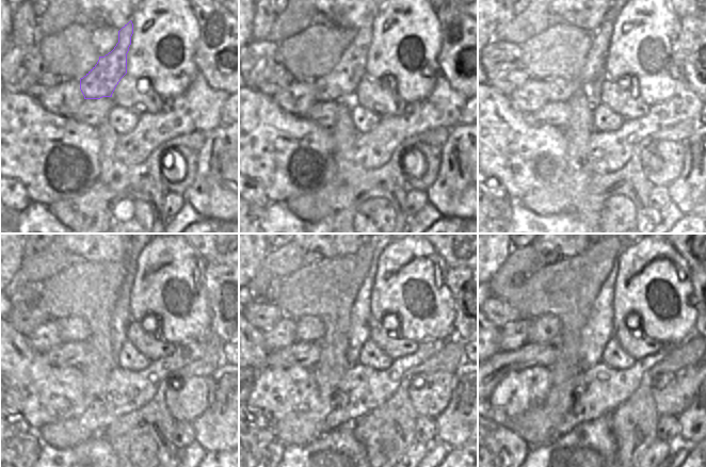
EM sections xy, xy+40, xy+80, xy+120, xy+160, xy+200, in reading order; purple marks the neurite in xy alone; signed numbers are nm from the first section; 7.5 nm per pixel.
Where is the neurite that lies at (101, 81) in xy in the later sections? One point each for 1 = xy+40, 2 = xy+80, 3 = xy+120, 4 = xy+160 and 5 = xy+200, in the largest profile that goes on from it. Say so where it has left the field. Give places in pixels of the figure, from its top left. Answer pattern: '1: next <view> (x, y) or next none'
1: next xy+40 (340, 83)
2: next xy+80 (560, 89)
3: next xy+120 (70, 328)
4: next xy+160 (307, 328)
5: next xy+200 (544, 329)

